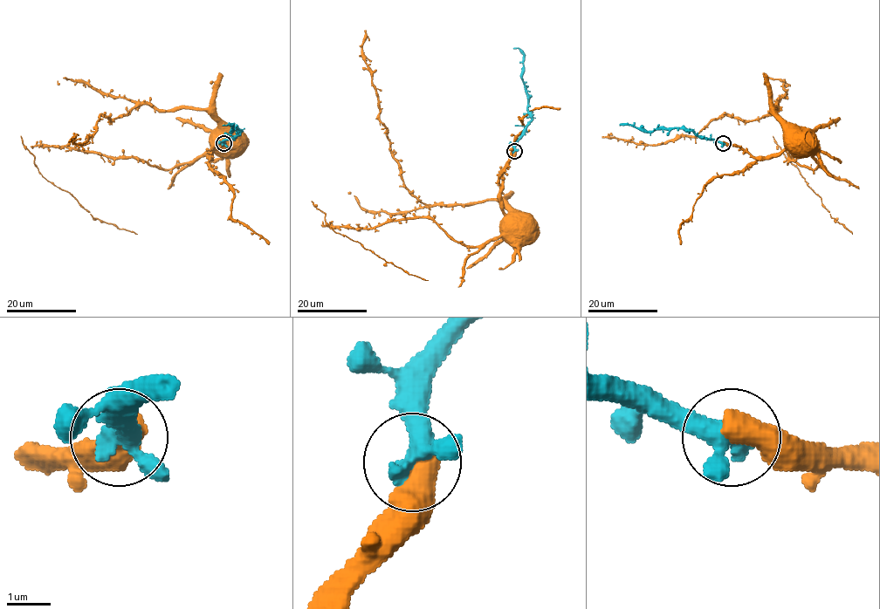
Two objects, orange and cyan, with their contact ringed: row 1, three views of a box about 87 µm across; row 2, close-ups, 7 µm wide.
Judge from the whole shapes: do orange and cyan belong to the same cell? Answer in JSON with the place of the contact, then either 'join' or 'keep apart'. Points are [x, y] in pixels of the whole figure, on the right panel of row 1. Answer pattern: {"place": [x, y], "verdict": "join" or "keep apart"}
{"place": [723, 143], "verdict": "join"}

